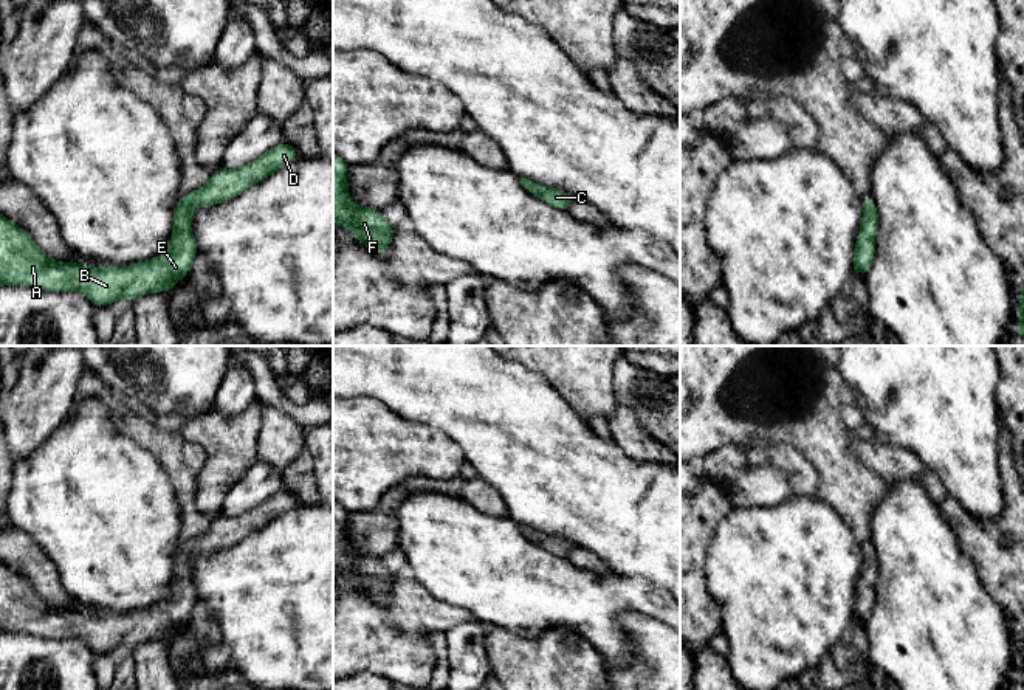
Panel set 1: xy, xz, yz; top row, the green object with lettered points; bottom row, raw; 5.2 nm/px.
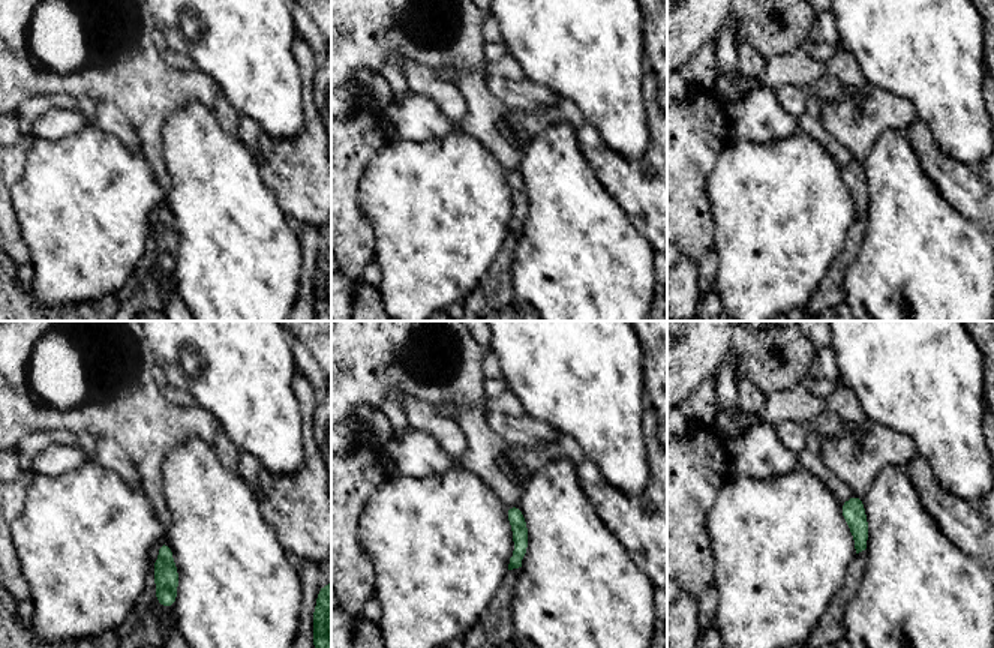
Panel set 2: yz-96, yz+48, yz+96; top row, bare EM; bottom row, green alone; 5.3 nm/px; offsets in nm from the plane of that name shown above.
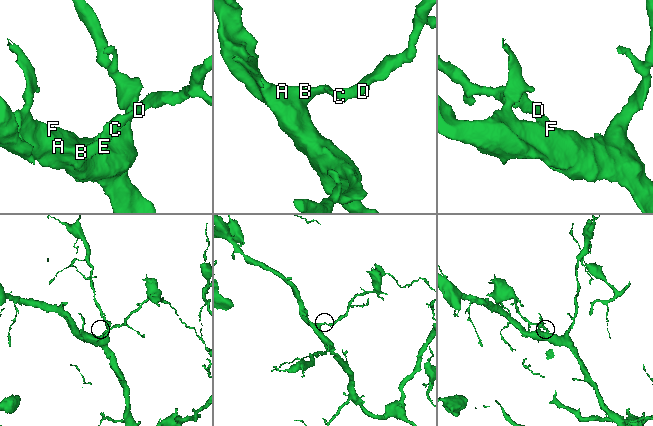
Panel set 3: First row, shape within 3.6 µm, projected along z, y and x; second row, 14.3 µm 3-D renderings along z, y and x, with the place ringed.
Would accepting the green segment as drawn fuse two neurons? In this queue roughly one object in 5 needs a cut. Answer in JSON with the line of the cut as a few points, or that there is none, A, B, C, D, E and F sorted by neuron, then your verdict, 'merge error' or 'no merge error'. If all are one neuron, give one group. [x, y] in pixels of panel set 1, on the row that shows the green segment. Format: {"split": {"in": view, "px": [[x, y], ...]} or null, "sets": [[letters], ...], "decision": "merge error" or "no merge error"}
{"split": null, "sets": [["A", "B", "C", "D", "E", "F"]], "decision": "no merge error"}

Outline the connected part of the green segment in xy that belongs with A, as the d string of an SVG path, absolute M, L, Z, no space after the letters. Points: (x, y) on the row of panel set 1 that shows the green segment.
M280 141L240 169L218 167L203 188L180 197L169 250L124 267L94 268L71 260L57 262L36 245L28 231L0 214L0 285L74 290L88 296L96 307L110 305L118 298L133 304L143 295L169 292L187 276L198 253L191 233L192 209L231 200L297 158L296 149Z

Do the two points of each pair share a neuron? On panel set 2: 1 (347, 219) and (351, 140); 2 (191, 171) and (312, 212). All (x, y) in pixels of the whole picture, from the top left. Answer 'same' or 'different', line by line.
1: same
2: different

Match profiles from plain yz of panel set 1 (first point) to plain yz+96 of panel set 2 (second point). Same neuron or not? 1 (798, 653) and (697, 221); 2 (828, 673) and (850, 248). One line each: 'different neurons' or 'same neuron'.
1: different neurons
2: same neuron

